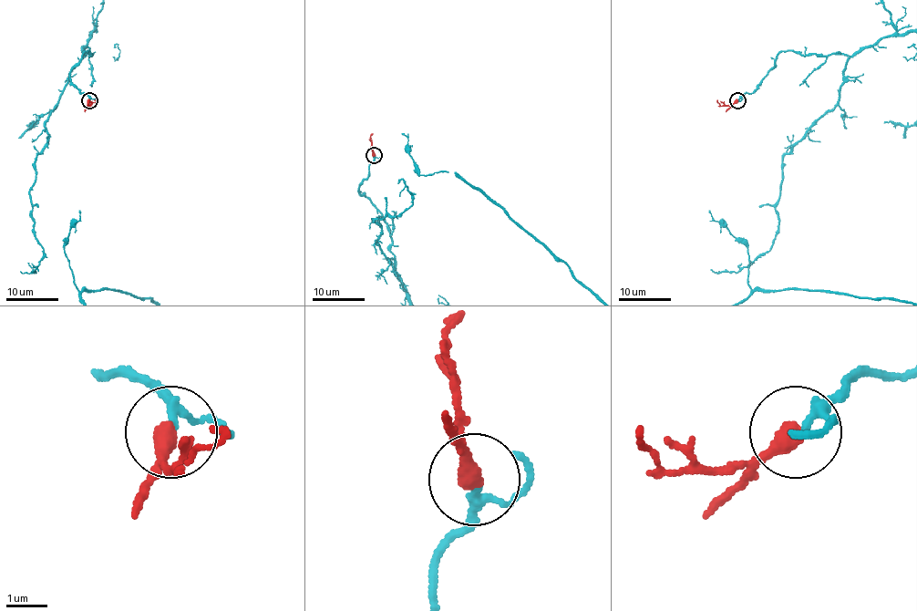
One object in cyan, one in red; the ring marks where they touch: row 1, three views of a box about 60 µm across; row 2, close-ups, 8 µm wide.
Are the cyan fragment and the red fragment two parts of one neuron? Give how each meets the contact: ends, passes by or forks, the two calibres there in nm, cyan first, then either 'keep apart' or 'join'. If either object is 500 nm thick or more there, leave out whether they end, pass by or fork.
cyan passes by; red ends; calibres 180 and 440 nm; join

